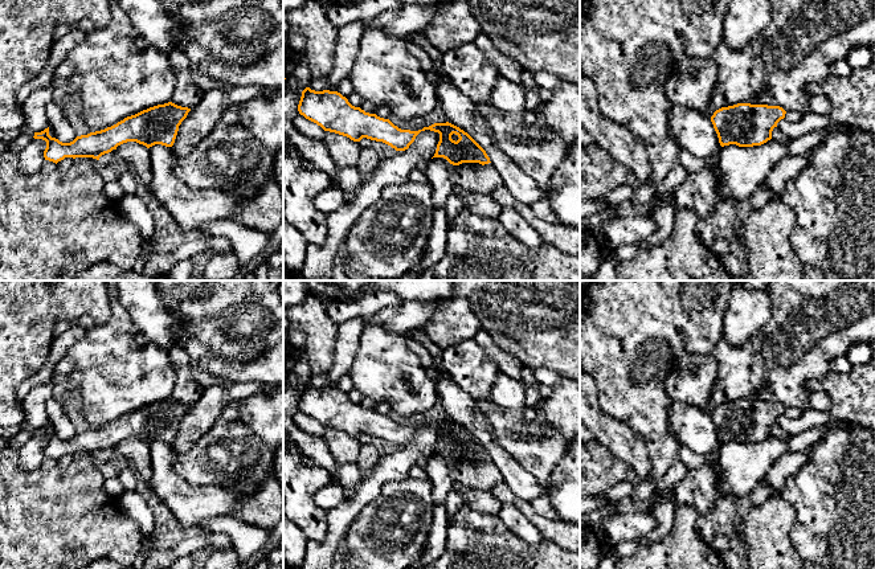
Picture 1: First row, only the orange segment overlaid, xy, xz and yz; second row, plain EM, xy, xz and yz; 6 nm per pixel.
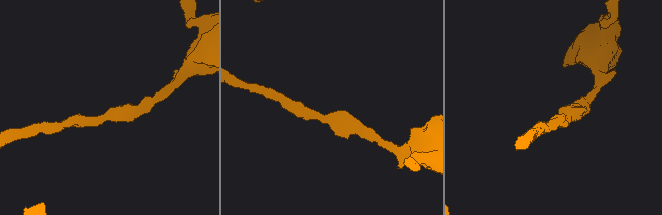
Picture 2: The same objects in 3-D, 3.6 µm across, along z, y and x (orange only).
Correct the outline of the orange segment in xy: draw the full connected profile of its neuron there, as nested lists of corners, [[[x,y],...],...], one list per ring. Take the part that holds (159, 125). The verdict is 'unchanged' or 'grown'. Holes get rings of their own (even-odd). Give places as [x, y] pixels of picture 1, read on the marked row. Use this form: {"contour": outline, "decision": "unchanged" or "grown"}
{"contour": [[[172,102],[158,105],[127,116],[116,124],[87,135],[77,136],[70,143],[62,143],[49,135],[49,127],[34,132],[34,139],[46,142],[45,160],[58,163],[65,157],[93,157],[99,160],[105,153],[116,150],[127,142],[136,142],[147,148],[161,144],[172,147],[179,126],[187,118],[191,109]]], "decision": "unchanged"}

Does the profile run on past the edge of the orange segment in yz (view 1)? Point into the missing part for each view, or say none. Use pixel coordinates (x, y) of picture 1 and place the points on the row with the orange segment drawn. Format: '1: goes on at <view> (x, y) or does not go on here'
1: does not go on here

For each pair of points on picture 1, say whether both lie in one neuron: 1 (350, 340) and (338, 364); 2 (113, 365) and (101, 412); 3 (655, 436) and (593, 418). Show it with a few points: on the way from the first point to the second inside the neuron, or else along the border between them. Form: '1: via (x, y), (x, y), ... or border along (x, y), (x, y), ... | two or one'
1: via (346, 346), (343, 359) | one
2: via (113, 377), (113, 383), (103, 400) | one
3: border along (606, 413), (629, 425), (642, 439), (649, 455) | two

